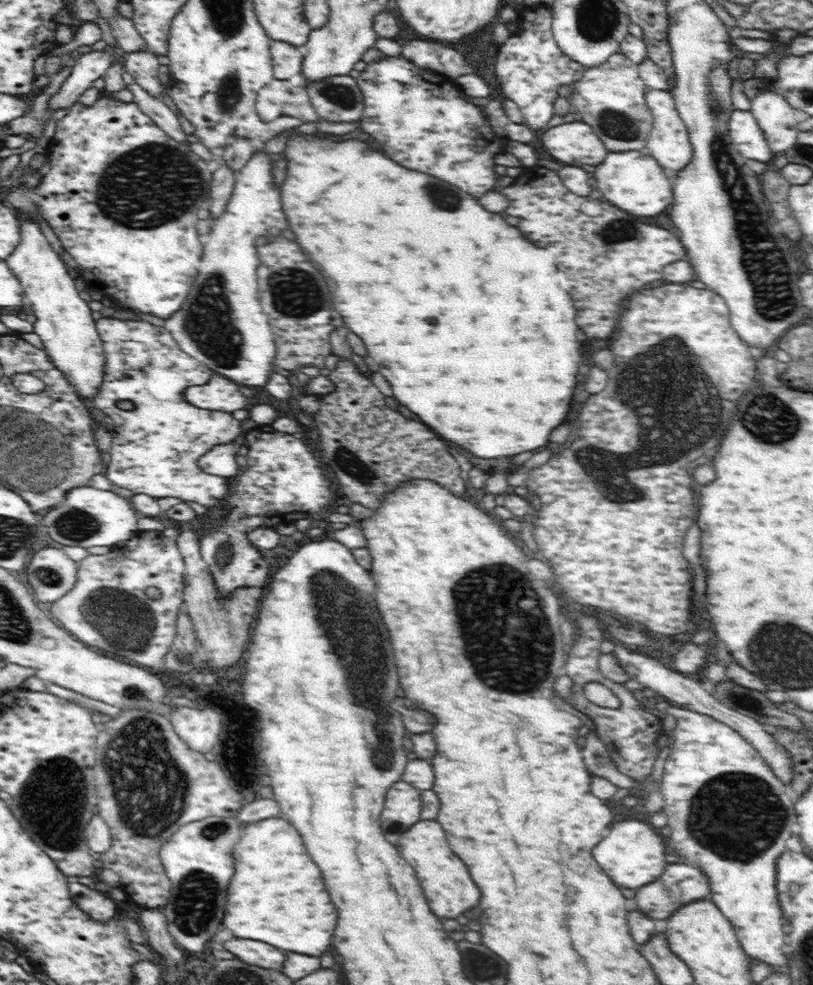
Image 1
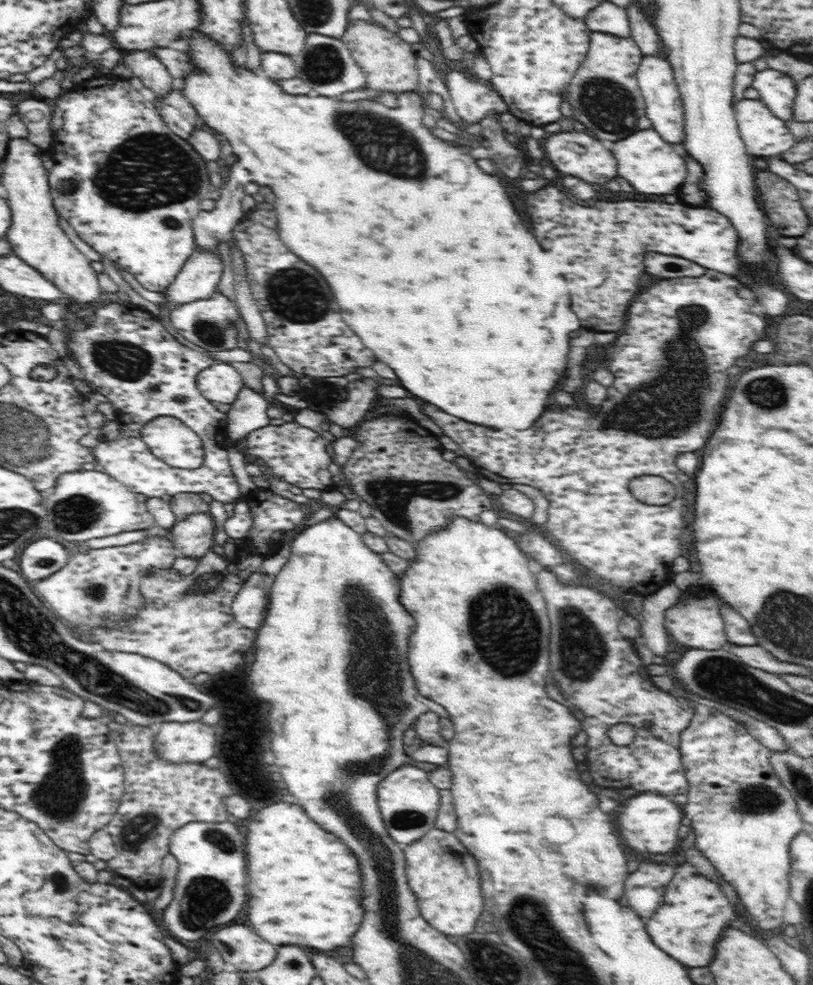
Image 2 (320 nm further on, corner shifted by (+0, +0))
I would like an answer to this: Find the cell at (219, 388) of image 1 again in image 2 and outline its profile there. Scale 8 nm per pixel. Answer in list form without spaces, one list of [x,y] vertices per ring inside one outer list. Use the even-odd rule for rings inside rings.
[[[215,362],[198,373],[197,386],[202,396],[211,403],[231,405],[244,388],[244,382],[232,365]]]

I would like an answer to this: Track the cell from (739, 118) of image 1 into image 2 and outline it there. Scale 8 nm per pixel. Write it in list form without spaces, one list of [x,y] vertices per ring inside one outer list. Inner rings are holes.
[[[744,98],[734,111],[738,132],[752,157],[780,156],[794,146],[794,135],[760,99]]]

